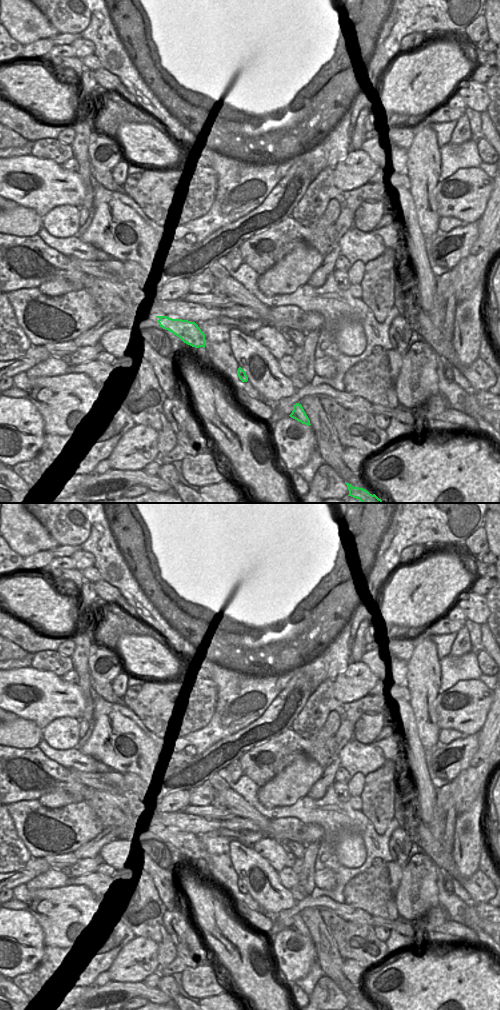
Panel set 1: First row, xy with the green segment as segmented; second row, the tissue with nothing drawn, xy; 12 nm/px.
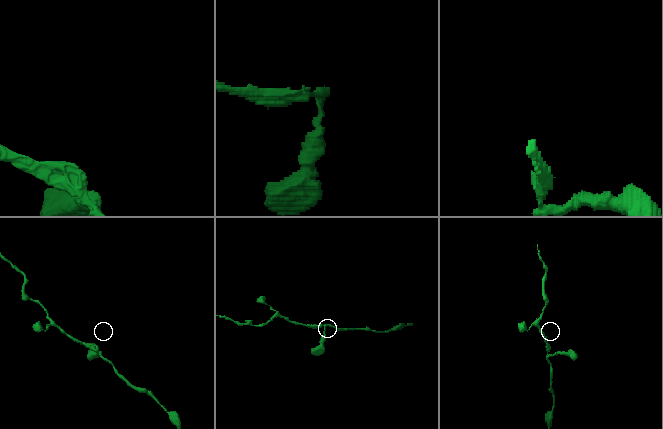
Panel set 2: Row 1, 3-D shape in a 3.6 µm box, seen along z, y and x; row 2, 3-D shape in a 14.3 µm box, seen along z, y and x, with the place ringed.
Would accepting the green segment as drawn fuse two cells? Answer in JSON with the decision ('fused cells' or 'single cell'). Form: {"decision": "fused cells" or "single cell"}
{"decision": "single cell"}

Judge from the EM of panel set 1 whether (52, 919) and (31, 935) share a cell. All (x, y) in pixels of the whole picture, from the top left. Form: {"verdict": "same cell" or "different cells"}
{"verdict": "different cells"}

